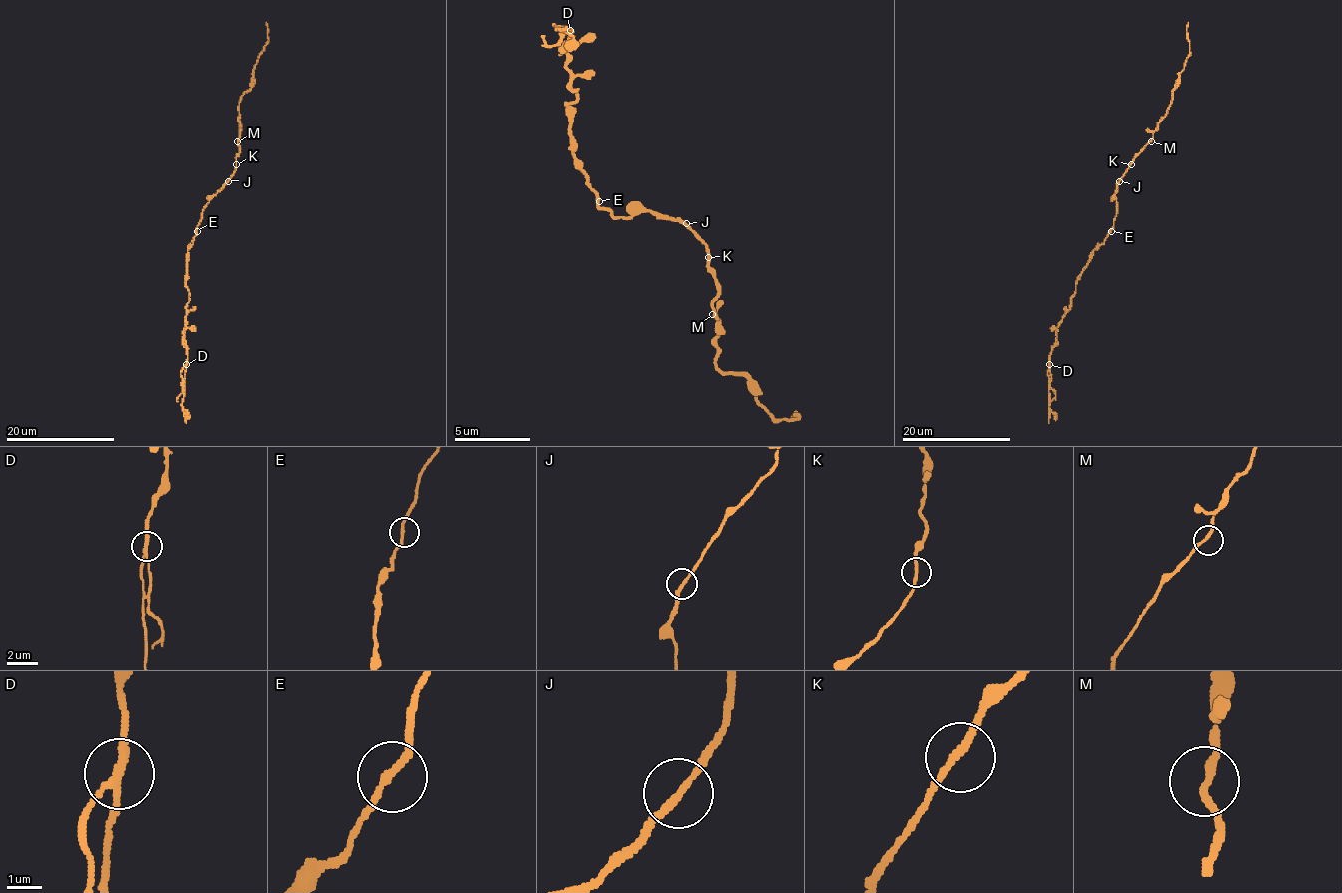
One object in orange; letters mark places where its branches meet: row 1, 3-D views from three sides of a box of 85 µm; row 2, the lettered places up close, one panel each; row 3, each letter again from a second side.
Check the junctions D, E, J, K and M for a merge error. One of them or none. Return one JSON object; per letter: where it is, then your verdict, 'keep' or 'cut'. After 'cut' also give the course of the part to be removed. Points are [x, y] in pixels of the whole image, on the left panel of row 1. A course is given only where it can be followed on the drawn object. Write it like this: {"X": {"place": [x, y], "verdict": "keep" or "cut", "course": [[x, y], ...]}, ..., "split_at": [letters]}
{"D": {"place": [186, 364], "verdict": "cut", "course": [[186, 365], [185, 388], [178, 401]]}, "E": {"place": [197, 231], "verdict": "keep"}, "J": {"place": [228, 181], "verdict": "keep"}, "K": {"place": [236, 164], "verdict": "keep"}, "M": {"place": [237, 141], "verdict": "keep"}, "split_at": ["D"]}

